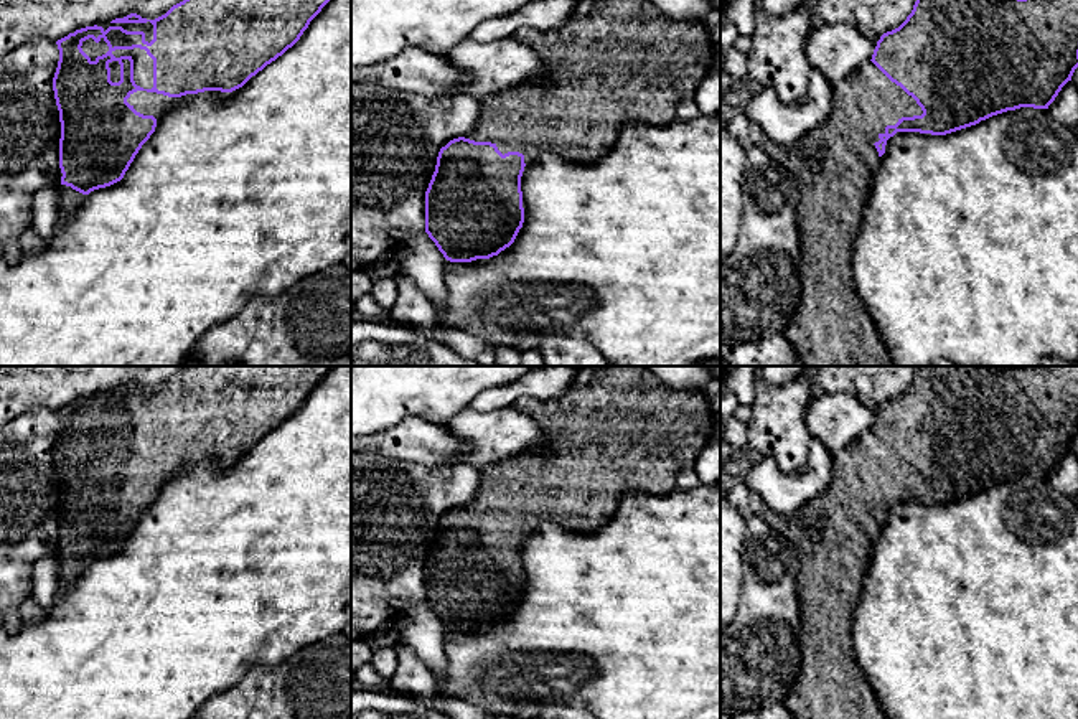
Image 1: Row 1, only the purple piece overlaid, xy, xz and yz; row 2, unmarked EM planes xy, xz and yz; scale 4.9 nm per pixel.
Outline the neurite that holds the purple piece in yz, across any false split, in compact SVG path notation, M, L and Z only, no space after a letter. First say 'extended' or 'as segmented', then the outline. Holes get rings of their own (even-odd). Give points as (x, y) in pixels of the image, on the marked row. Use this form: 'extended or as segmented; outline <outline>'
extended; outline M916 0L912 13L895 30L887 31L877 41L872 59L860 66L855 73L832 86L831 114L811 132L801 137L793 147L776 145L758 124L752 127L752 140L766 152L766 155L781 163L794 175L799 185L799 203L796 208L798 229L801 242L801 300L788 328L788 340L794 346L804 366L895 366L888 350L857 294L854 282L854 241L860 231L864 208L870 193L872 176L879 165L879 158L885 153L885 145L897 132L920 132L931 135L946 135L979 124L992 115L1015 110L1020 107L1048 109L1062 87L1071 81L1078 68L1078 0Z

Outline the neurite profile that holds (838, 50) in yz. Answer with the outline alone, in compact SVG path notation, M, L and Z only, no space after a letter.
M844 23L814 26L804 45L811 69L836 84L872 59L877 43Z

